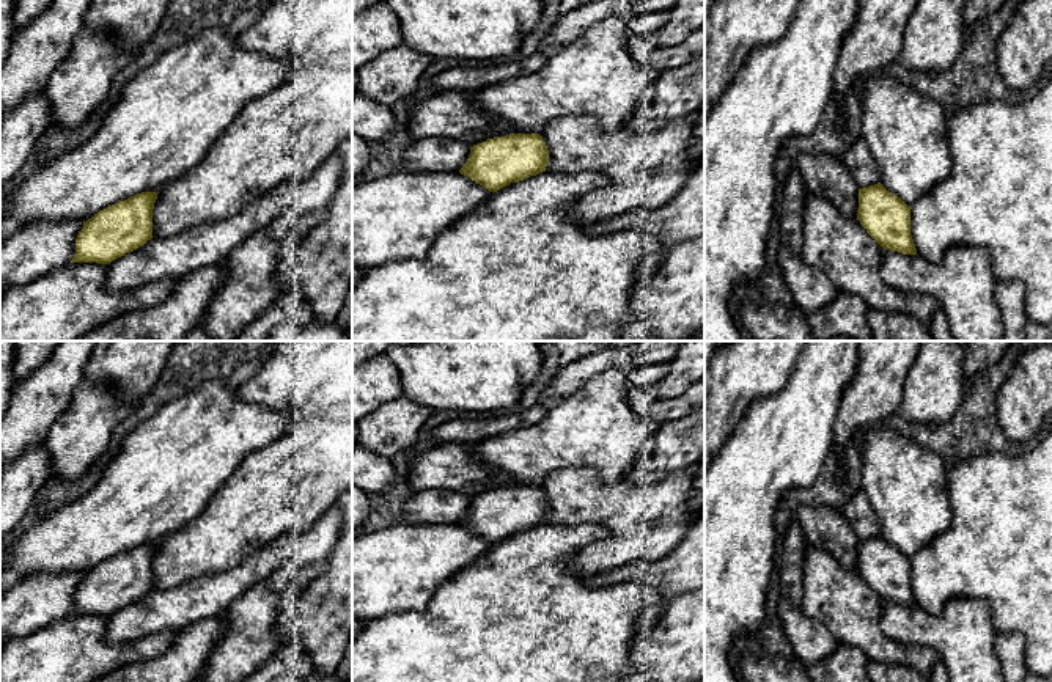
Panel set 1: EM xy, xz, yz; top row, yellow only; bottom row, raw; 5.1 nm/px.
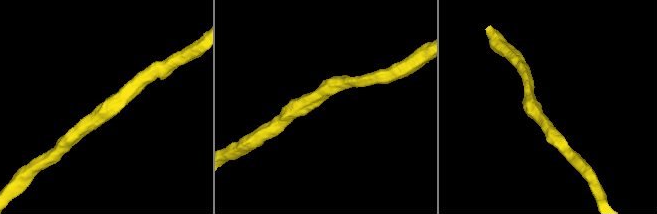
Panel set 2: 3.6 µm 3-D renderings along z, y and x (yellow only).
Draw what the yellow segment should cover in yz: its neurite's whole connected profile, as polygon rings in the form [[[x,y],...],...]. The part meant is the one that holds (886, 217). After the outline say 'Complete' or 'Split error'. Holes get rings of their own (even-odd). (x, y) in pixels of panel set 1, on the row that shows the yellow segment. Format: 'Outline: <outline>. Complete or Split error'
Outline: [[[885,72],[865,77],[860,99],[862,138],[876,160],[881,181],[859,189],[857,220],[884,250],[917,255],[910,209],[936,184],[945,181],[953,167],[947,113],[937,102]]]. Split error

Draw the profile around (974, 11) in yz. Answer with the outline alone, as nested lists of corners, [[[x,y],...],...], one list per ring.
[[[966,0],[962,8],[964,30],[969,33],[977,24],[1000,11],[1005,0]]]

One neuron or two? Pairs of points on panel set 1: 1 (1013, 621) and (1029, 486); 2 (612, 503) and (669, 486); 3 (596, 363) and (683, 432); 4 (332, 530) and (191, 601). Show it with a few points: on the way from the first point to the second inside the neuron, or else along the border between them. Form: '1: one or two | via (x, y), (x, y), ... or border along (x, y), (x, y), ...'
1: one | via (1029, 588), (1029, 519)
2: one | via (626, 503), (651, 503), (654, 500)
3: two | border along (659, 426), (653, 434)
4: one | via (297, 547), (285, 547), (275, 552), (225, 586)

